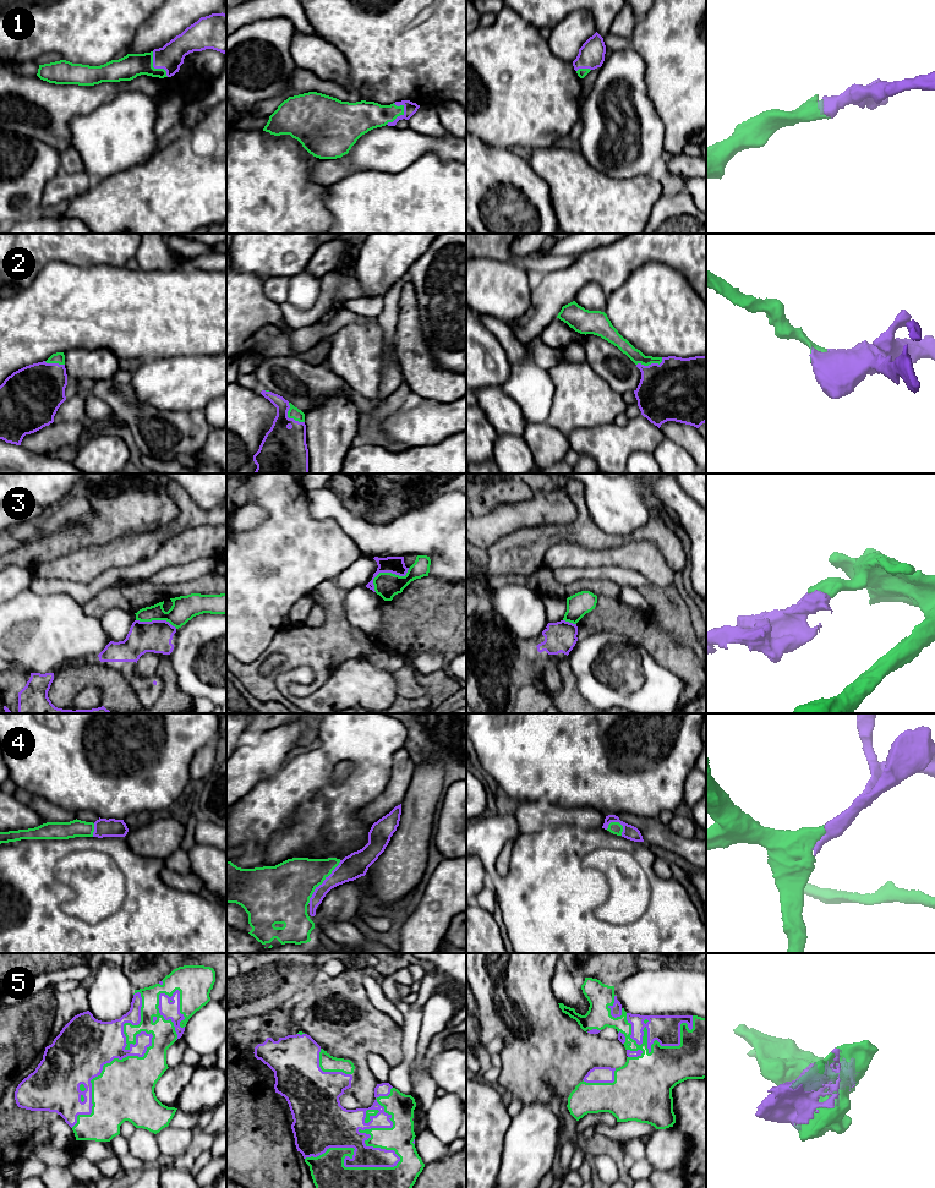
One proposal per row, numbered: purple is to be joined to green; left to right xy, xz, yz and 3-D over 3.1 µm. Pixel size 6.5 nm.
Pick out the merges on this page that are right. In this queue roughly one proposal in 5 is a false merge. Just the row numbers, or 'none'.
1, 2, 4, 5

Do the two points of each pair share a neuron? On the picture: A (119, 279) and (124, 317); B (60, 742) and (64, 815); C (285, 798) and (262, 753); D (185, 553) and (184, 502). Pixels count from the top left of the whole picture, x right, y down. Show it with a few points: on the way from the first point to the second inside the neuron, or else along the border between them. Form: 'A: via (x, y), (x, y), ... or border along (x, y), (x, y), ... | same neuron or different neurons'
A: via (119, 289), (119, 307) | same neuron
B: border along (38, 795), (75, 814) | different neurons
C: border along (285, 761), (275, 772), (261, 779), (250, 790) | different neurons
D: border along (213, 524), (185, 529), (169, 537), (160, 546) | different neurons

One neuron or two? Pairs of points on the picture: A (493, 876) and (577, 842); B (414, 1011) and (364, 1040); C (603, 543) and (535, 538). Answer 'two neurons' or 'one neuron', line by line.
A: one neuron
B: two neurons
C: one neuron

